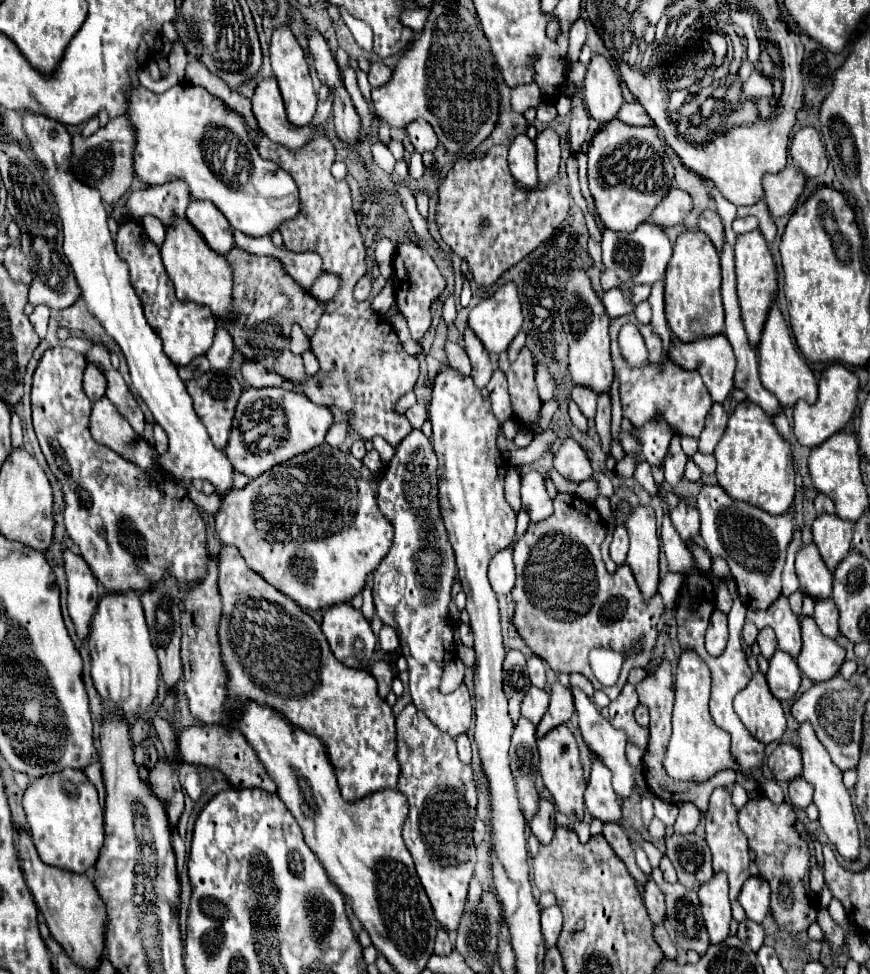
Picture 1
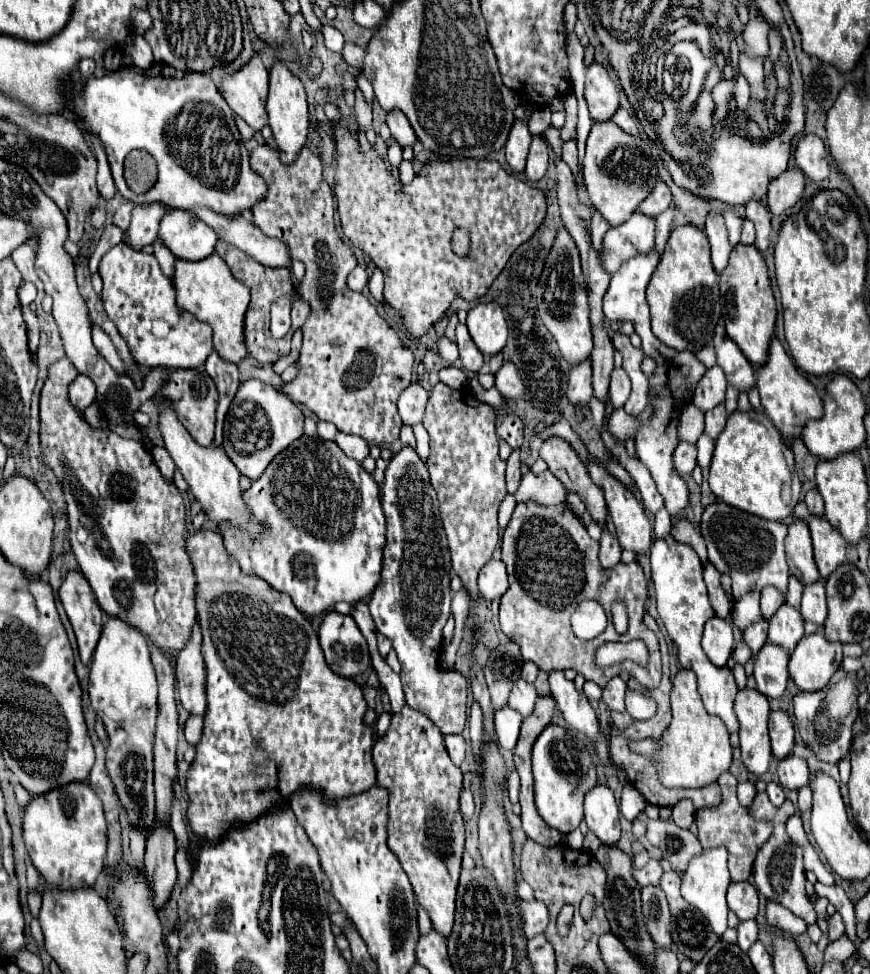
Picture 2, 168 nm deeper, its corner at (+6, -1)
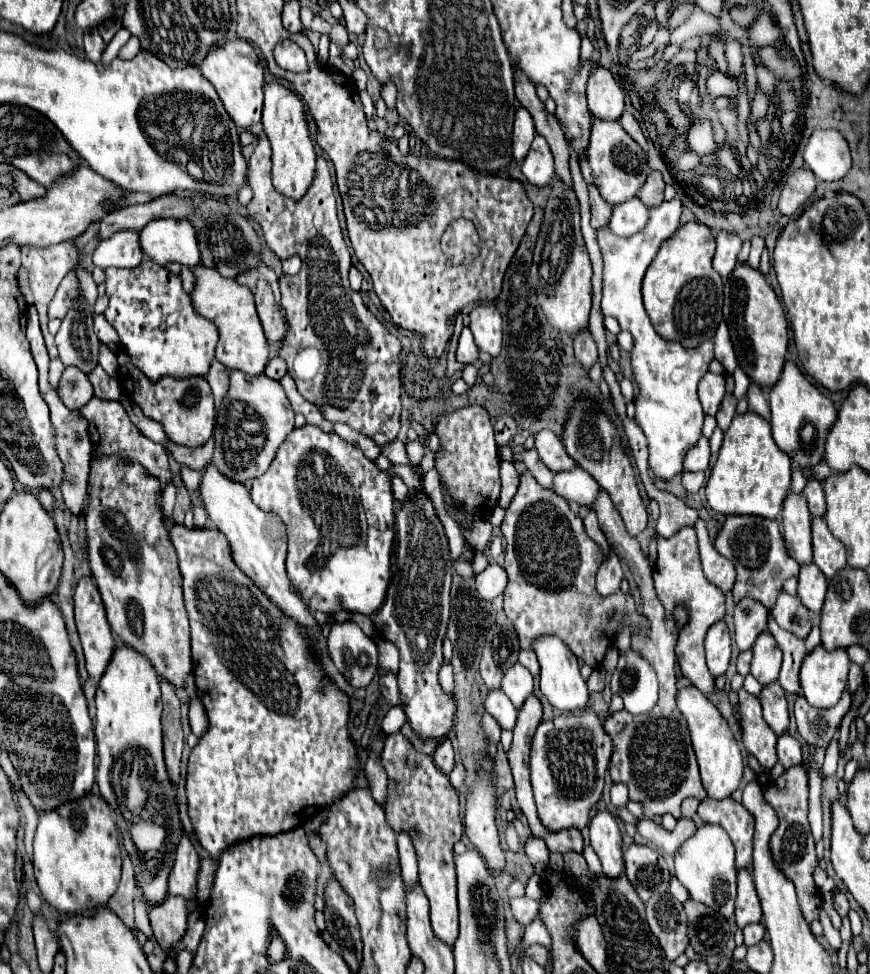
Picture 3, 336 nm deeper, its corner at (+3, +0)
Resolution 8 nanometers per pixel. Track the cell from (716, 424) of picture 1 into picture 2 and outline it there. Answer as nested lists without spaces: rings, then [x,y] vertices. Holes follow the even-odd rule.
[[[724,405],[714,407],[712,411],[706,413],[706,421],[704,421],[704,435],[708,435],[712,441],[722,433],[726,425],[726,411]]]

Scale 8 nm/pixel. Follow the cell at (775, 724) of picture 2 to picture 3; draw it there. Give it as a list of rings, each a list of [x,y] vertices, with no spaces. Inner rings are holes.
[[[773,682],[769,686],[763,686],[759,694],[759,702],[763,708],[763,718],[773,728],[773,732],[777,736],[779,732],[785,732],[789,728],[789,708],[781,684]]]

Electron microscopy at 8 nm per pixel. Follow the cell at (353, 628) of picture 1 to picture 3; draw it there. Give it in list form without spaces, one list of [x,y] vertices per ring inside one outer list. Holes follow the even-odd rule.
[[[335,622],[327,638],[327,650],[335,668],[353,688],[365,688],[377,674],[375,642],[353,622]]]

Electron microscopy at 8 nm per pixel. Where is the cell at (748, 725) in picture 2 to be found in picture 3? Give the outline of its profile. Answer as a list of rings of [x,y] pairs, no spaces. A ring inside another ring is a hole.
[[[743,688],[739,690],[739,704],[743,716],[743,744],[745,748],[759,760],[759,764],[771,770],[777,764],[777,736],[765,724],[761,716],[761,704],[757,696],[747,694]]]

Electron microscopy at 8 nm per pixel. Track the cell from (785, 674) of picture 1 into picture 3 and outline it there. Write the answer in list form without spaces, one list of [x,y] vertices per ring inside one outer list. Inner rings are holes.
[[[765,630],[761,636],[757,636],[753,648],[753,660],[751,660],[751,674],[763,684],[771,684],[777,680],[779,670],[781,670],[781,660],[783,654],[775,644],[775,638]]]

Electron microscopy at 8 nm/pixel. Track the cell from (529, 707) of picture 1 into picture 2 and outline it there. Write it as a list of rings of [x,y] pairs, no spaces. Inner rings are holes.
[[[524,679],[514,683],[514,689],[510,693],[508,699],[508,707],[516,709],[522,717],[530,717],[530,713],[534,713],[534,703],[536,703],[536,691],[532,683],[526,683]]]

